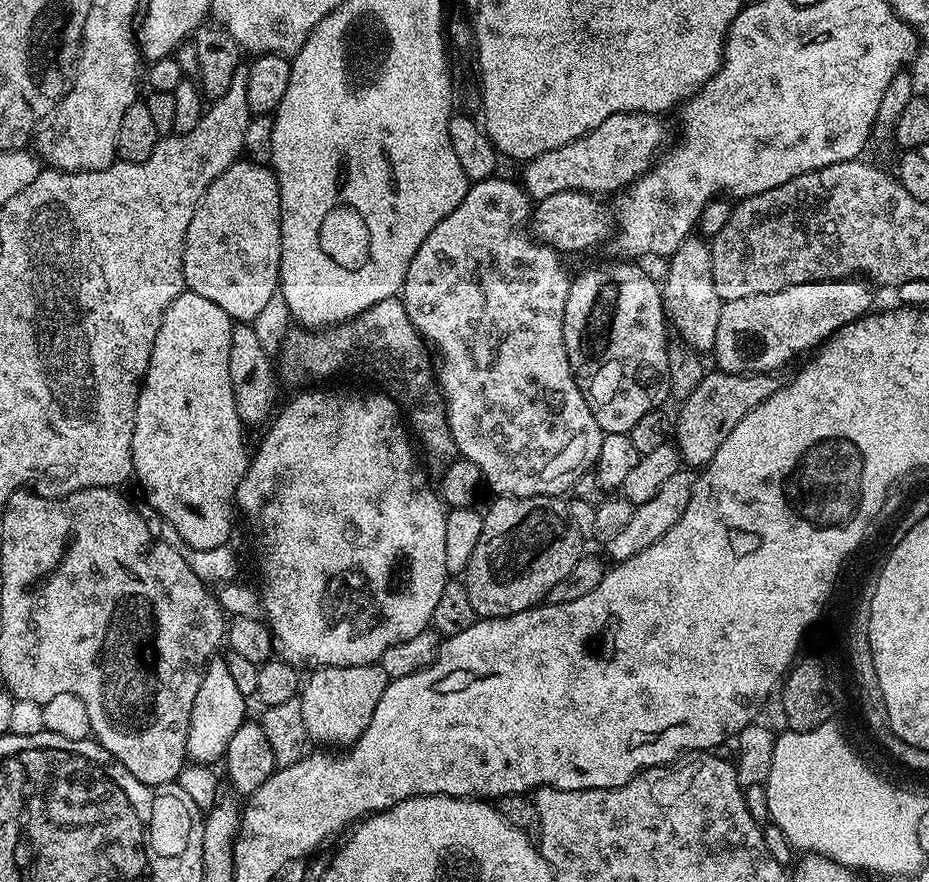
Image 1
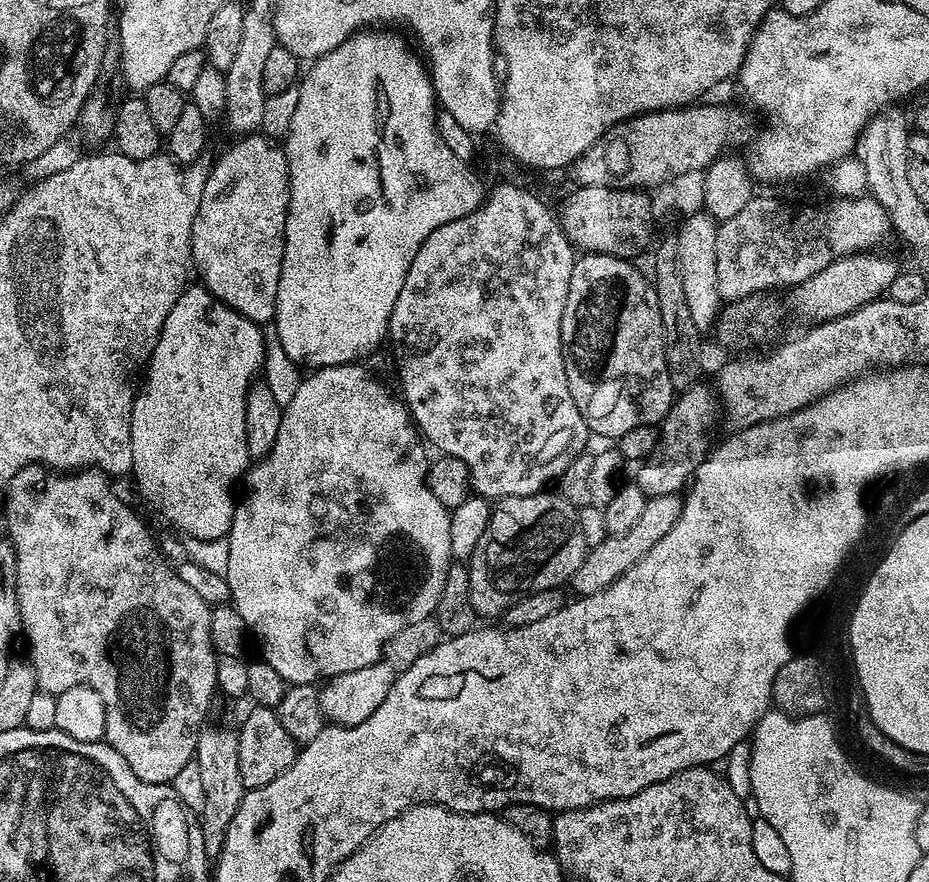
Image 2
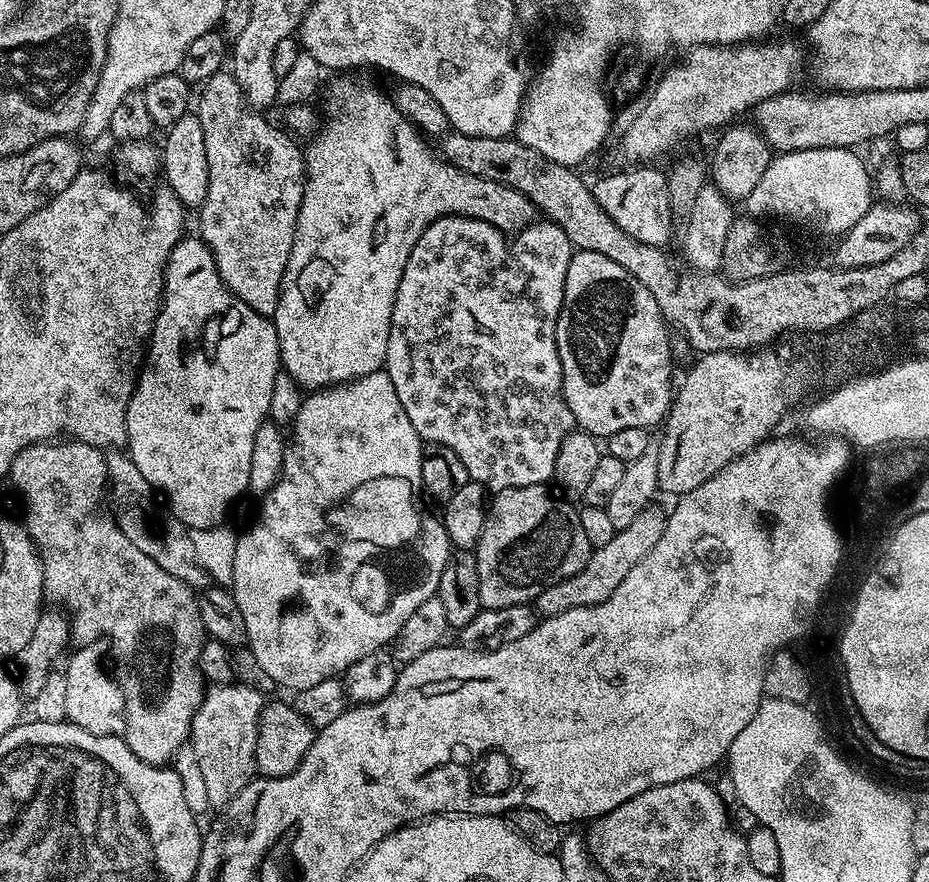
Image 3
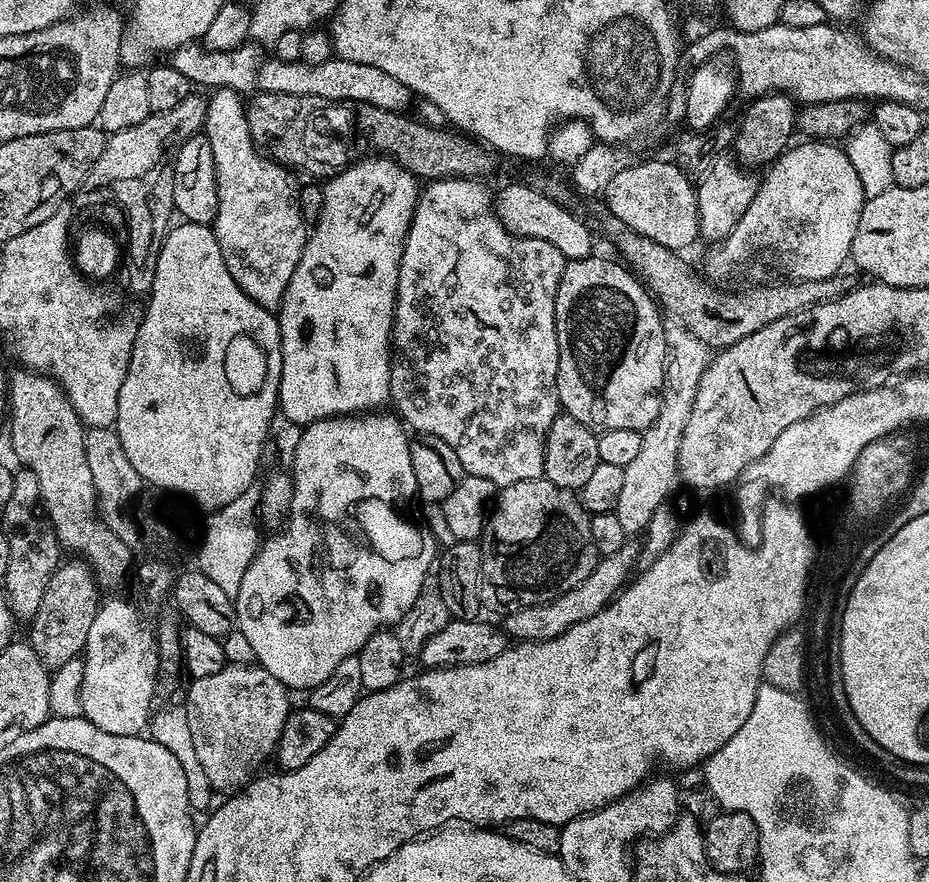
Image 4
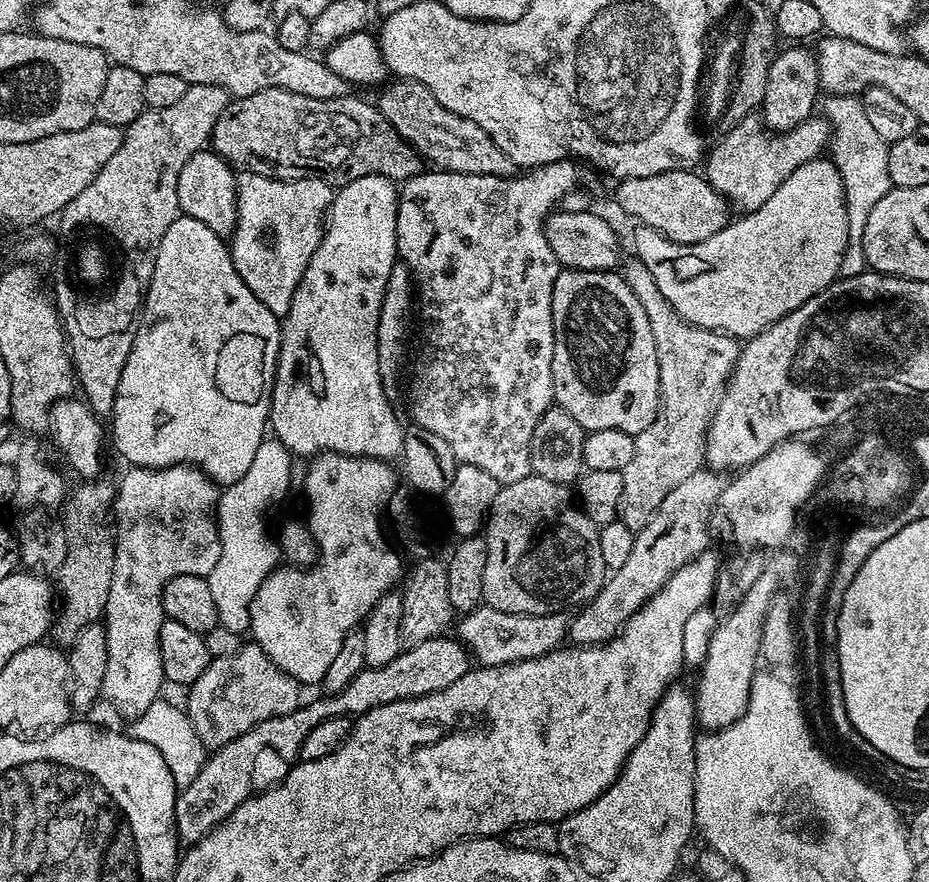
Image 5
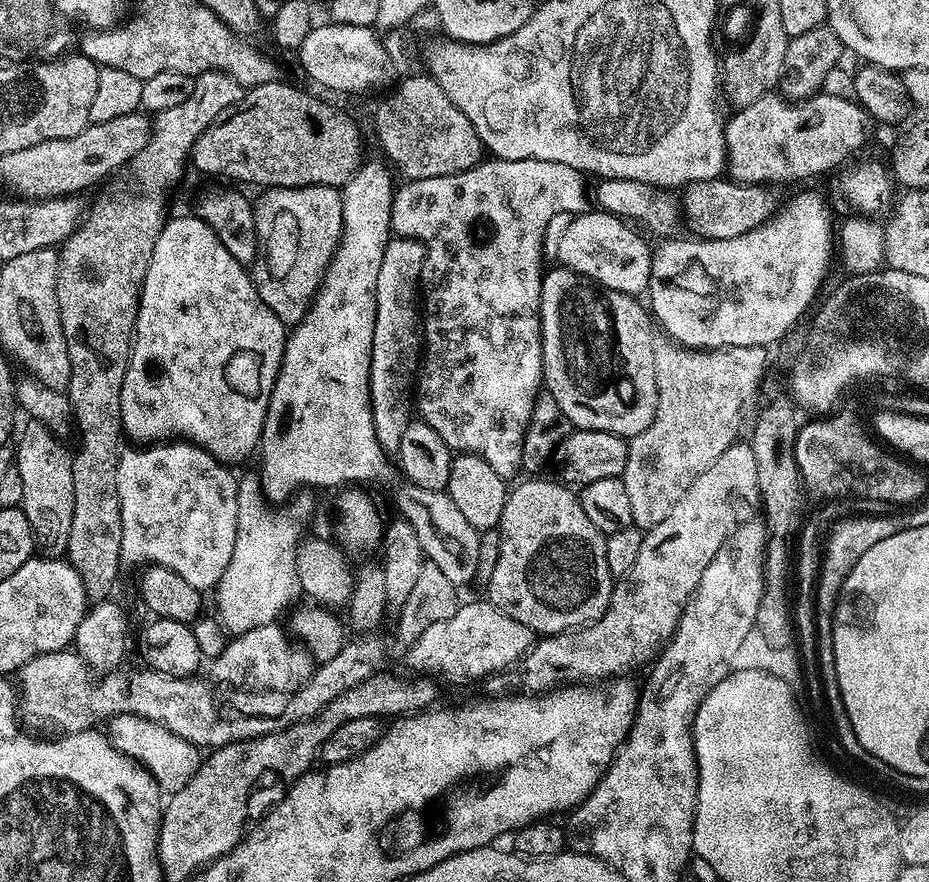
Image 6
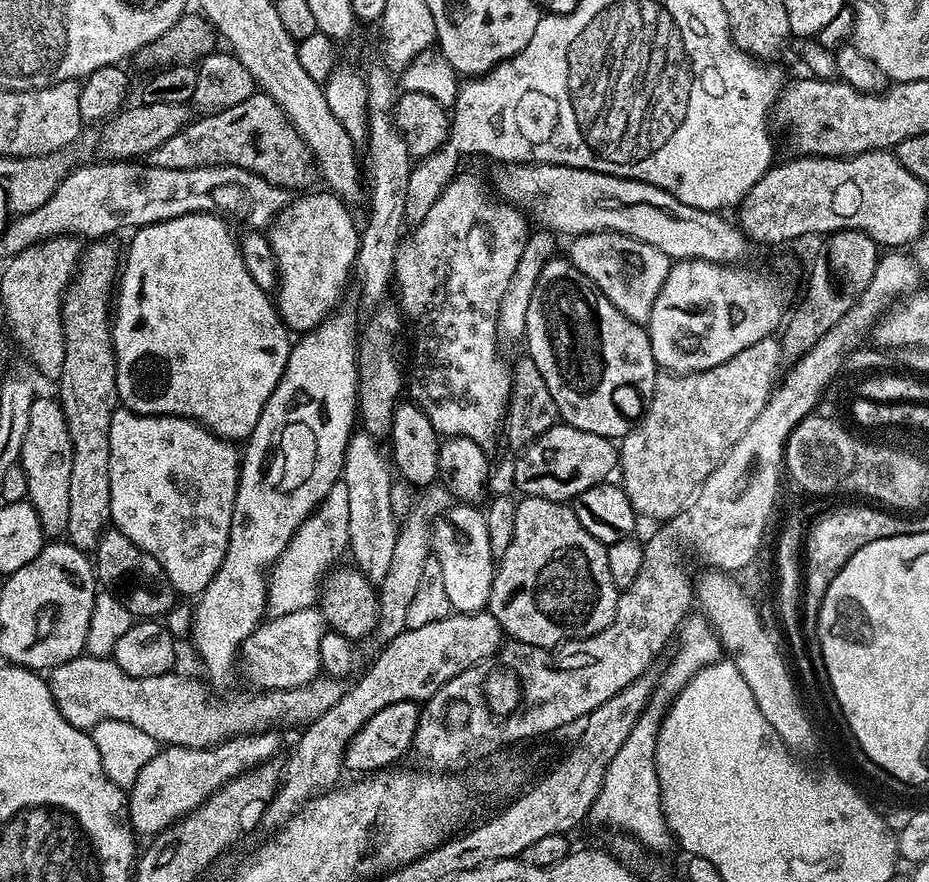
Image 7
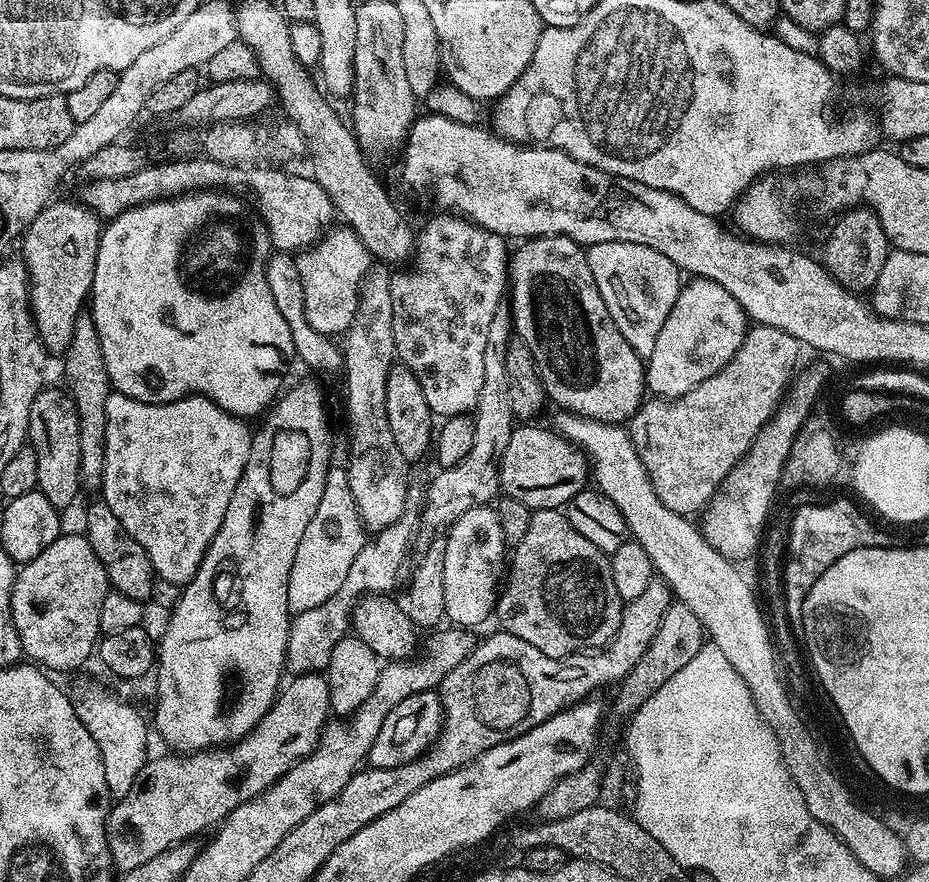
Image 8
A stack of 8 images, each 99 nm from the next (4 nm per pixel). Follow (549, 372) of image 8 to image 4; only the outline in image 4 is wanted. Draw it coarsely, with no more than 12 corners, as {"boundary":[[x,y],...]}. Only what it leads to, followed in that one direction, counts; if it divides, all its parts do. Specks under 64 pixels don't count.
{"boundary":[[599,254],[556,295],[560,407],[643,433],[668,358],[651,291]]}

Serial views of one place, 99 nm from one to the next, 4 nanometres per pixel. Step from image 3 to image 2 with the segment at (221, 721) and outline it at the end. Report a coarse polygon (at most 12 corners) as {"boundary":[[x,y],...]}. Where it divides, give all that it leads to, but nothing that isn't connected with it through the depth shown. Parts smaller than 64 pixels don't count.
{"boundary":[[205,727],[194,762],[203,852],[219,856],[245,794],[238,735]]}

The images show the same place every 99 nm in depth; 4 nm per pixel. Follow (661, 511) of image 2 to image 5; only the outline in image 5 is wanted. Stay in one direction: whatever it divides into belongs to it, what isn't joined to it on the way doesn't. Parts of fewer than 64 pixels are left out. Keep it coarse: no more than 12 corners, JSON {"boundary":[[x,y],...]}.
{"boundary":[[567,611],[459,617],[477,665],[533,660],[569,639]]}

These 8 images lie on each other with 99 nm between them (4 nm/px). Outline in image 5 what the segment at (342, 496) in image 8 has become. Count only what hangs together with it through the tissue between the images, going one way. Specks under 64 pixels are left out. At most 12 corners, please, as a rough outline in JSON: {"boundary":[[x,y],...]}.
{"boundary":[[266,438],[218,501],[206,573],[219,625],[249,631],[256,588],[280,562],[264,517],[293,457]]}

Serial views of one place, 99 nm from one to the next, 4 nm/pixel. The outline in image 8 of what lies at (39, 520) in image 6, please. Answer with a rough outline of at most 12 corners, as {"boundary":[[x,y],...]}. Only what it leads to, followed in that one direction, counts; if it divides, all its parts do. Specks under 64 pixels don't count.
{"boundary":[[63,387],[30,406],[37,489],[61,510],[82,492],[80,419]]}

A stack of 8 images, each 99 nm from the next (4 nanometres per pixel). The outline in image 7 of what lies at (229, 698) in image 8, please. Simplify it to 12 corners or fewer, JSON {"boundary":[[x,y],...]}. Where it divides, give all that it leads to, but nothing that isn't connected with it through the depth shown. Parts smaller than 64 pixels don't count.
{"boundary":[[333,314],[288,350],[242,448],[222,566],[191,613],[216,684],[268,579],[341,479],[358,342]]}

